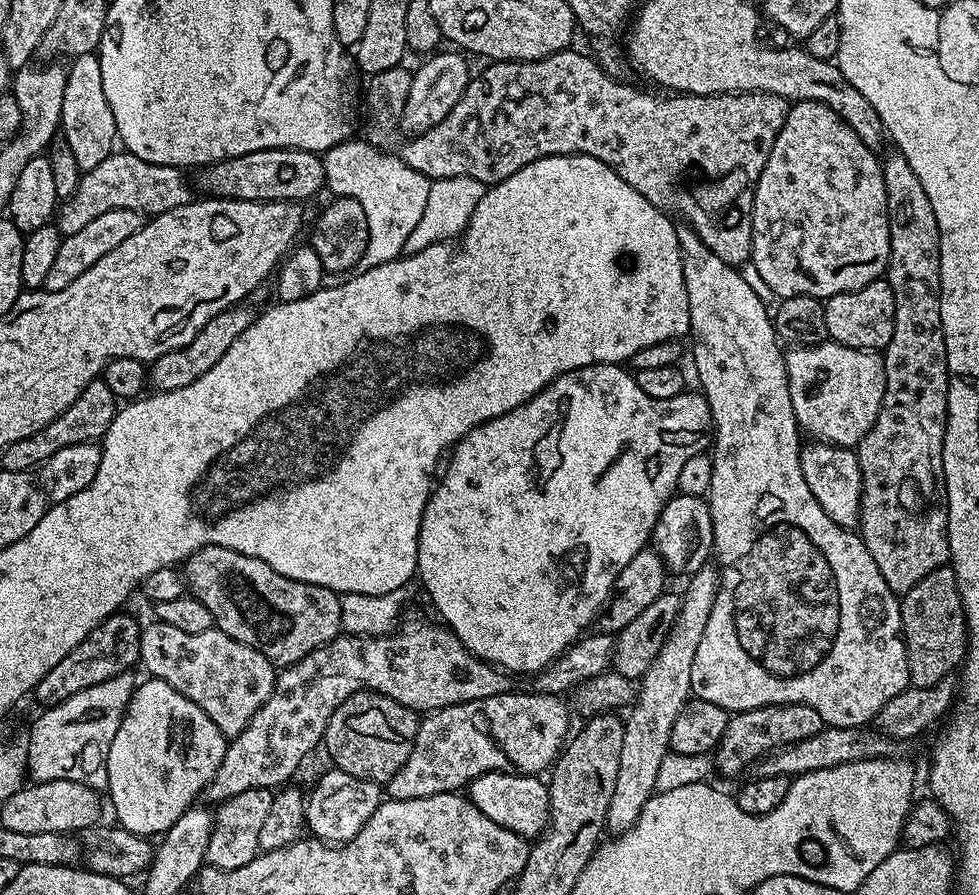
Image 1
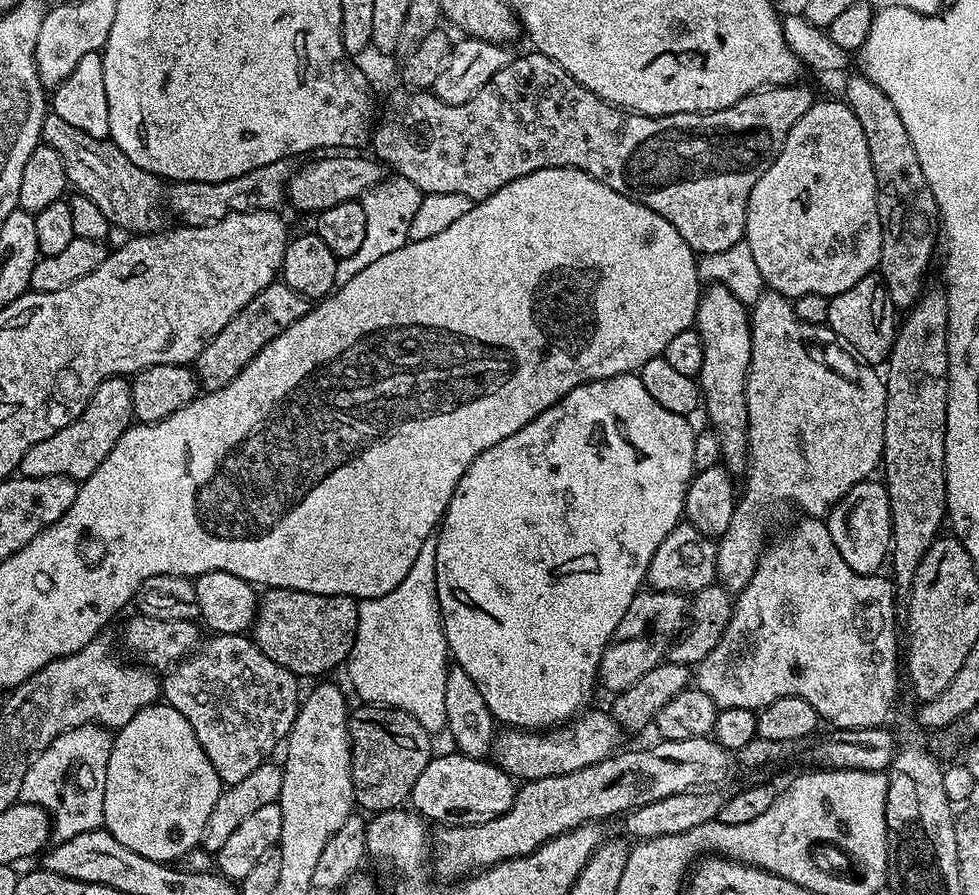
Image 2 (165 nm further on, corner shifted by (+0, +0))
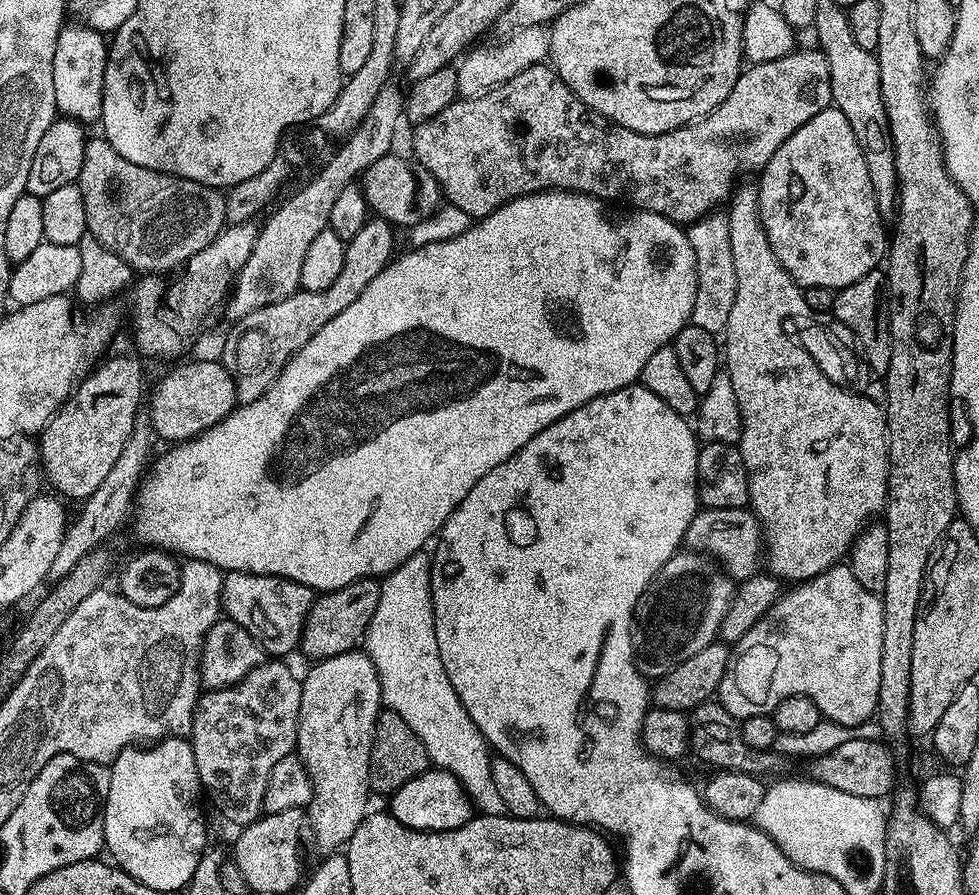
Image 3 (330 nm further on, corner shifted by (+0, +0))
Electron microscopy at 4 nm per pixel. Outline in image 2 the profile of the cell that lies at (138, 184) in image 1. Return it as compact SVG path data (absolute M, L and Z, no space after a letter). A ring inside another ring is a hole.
M291 159L270 162L270 166L258 166L250 174L230 178L226 182L186 182L177 180L167 189L166 208L169 213L181 216L188 226L213 224L232 212L271 212L279 209L286 200L288 180L292 177L294 164Z

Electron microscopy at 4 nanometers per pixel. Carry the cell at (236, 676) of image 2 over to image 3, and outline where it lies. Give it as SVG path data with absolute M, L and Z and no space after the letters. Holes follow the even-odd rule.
M272 658L260 664L242 682L232 688L213 688L205 691L196 703L196 713L192 723L190 743L194 750L194 762L198 766L201 785L212 791L212 800L216 808L235 826L252 824L259 820L264 812L266 786L272 778L274 766L282 758L293 755L296 746L296 731L300 721L302 706L302 683L280 658Z

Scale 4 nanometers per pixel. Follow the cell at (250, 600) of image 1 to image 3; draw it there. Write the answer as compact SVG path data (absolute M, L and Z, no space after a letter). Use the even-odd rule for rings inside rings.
M376 578L350 582L337 592L326 592L315 597L308 620L304 623L304 633L300 639L299 651L315 662L334 658L334 654L346 654L361 647L364 635L368 632L370 618L378 610L381 581Z

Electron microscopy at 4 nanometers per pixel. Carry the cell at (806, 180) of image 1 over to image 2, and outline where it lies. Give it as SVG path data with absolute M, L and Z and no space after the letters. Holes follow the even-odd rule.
M817 99L810 106L810 110L806 110L806 114L802 114L802 118L798 118L798 122L794 122L790 134L786 134L786 142L782 146L778 158L774 158L770 170L766 170L766 174L762 174L758 178L758 182L754 182L754 190L750 190L744 240L750 246L751 252L754 253L758 274L762 274L765 285L771 291L789 298L795 298L802 294L822 294L831 298L842 294L842 290L850 290L850 286L854 286L854 282L862 282L862 278L873 275L879 269L880 255L882 254L882 226L878 218L874 166L870 162L870 150L866 146L866 134L862 130L862 122L858 122L858 118L854 118L854 110L850 110L843 99Z

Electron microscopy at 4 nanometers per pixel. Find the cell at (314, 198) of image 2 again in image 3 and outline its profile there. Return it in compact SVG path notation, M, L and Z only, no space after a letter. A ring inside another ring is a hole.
M396 155L378 158L378 162L374 162L374 166L370 166L362 174L362 187L369 209L379 219L387 220L397 229L411 230L418 222L430 218L430 214L442 207L442 193L430 170L426 170L407 155Z

